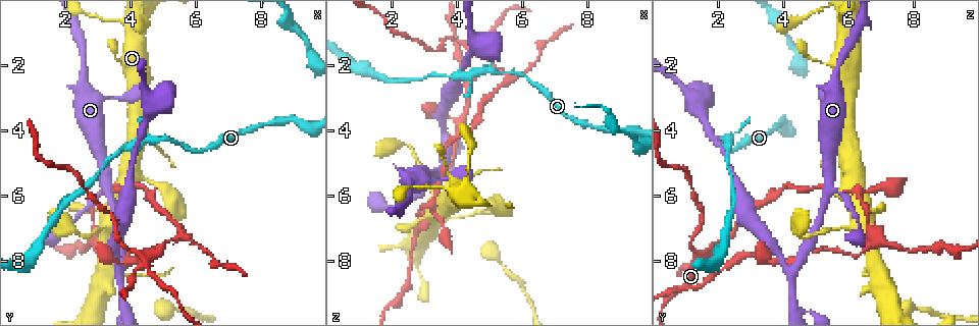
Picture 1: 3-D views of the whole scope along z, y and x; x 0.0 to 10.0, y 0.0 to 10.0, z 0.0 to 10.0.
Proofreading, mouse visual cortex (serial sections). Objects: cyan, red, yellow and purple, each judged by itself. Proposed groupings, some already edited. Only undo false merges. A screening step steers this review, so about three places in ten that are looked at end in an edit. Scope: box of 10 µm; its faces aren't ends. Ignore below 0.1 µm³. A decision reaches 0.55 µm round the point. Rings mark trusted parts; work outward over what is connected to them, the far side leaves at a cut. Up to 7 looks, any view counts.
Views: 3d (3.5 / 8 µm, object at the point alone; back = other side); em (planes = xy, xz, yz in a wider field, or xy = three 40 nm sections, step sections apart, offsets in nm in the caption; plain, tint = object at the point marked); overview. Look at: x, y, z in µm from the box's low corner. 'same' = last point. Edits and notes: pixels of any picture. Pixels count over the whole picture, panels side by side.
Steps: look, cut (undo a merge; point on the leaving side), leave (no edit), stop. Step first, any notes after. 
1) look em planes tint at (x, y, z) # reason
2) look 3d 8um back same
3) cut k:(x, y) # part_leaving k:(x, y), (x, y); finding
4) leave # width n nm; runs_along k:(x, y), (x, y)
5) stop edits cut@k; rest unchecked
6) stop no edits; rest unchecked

look 3d 8um at (4.00, 4.55, 2.35) # calibre changes

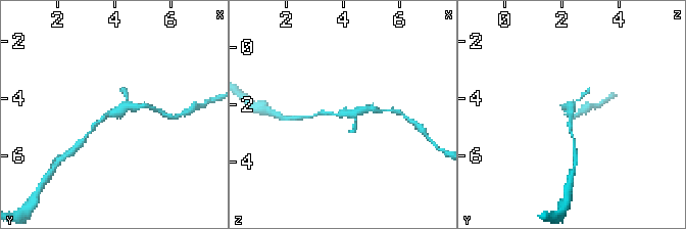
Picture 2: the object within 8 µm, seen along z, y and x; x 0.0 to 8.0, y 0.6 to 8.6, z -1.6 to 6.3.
look 3d 3.5um same

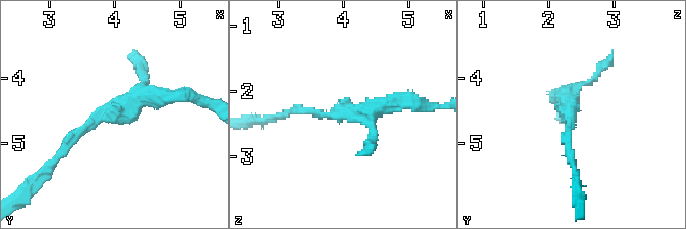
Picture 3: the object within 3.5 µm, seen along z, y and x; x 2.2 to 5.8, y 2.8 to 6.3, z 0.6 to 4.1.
look em planes tint at (3.95, 4.55, 2.35) # need the tissue

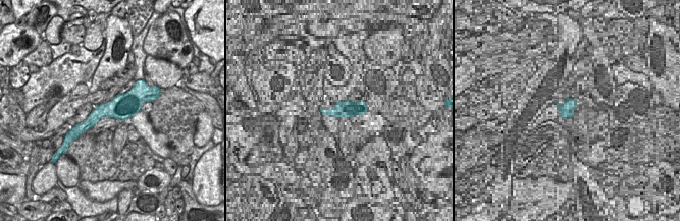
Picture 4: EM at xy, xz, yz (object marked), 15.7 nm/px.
leave # runs_along 3:(174, 97), (93, 120), (58, 154); all the same cell

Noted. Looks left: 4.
look 3d 8um at (3.70, 8.25, 4.30) # arms part here

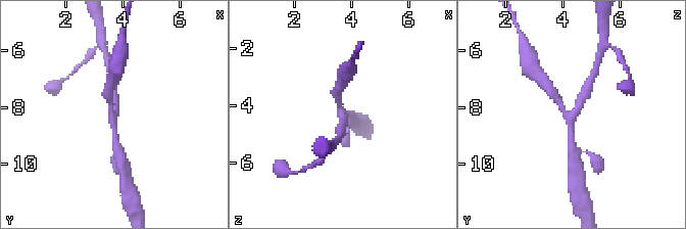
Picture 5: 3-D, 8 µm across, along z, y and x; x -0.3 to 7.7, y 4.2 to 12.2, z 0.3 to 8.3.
look em xy step 5 tint same # arms 3; arm_widths 250, 250, 350 nm

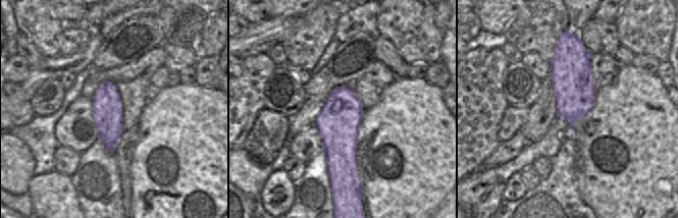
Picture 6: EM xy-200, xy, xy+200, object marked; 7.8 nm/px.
leave # runs_along 5:(587, 89), (573, 115), (553, 94); continuous, no second cell

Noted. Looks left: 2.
look 3d 3.5um at (4.40, 2.55, 0.80) # thick turns thin

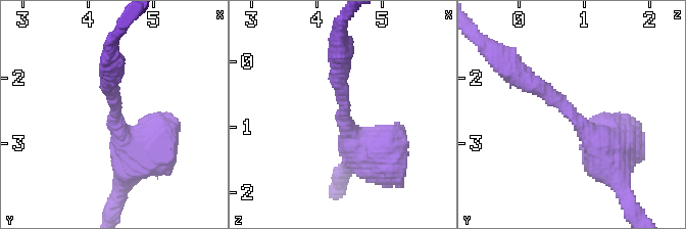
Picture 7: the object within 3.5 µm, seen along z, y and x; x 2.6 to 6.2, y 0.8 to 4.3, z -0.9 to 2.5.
look em planes tint at (4.45, 2.55, 0.80) # arm_widths 250, 600 nm

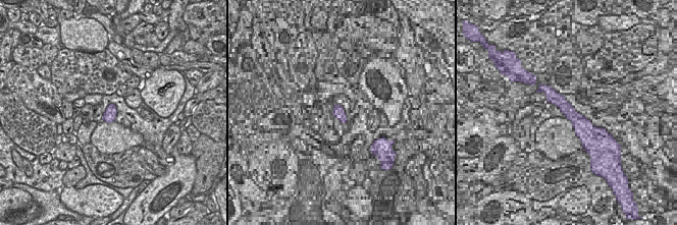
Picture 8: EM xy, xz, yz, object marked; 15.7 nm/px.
leave # runs_along 7:(611, 166), (568, 109), (521, 72); continuous, no second cell

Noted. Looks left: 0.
stop no edits; rest unchecked

